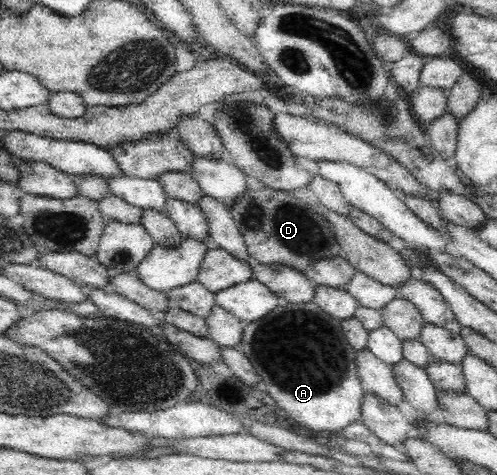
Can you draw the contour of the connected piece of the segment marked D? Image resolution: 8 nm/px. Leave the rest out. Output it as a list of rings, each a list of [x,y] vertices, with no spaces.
[[[265,186],[258,190],[248,189],[242,194],[242,198],[235,202],[231,209],[231,214],[244,238],[248,254],[250,254],[250,257],[258,260],[260,264],[276,263],[296,268],[296,271],[305,273],[310,263],[342,256],[341,245],[338,243],[330,222],[323,218],[317,207],[306,204],[293,193],[284,192],[283,190],[272,190]]]

